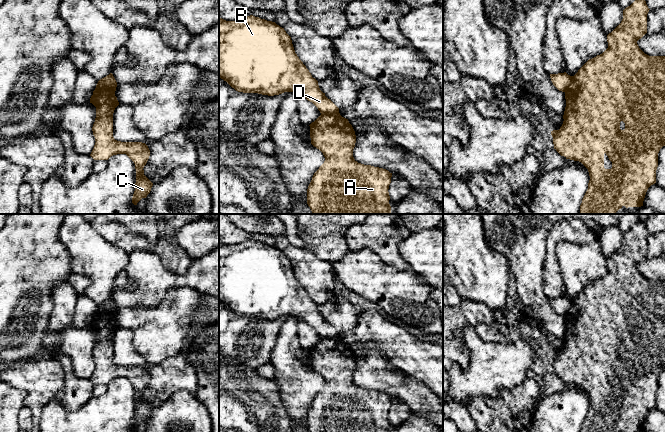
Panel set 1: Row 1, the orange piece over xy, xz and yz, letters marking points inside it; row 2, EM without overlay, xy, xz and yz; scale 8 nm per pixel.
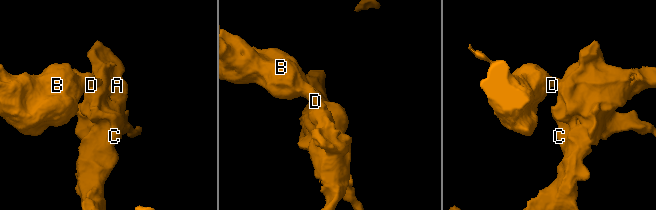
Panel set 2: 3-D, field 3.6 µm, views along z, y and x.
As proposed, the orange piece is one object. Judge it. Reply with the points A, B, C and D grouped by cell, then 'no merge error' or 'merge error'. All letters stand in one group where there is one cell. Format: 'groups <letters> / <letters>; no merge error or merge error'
groups A C / B D; merge error

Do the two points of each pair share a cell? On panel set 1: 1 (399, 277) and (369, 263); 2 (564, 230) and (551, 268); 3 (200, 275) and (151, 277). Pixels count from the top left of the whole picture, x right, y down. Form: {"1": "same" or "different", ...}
{"1": "same", "2": "same", "3": "same"}

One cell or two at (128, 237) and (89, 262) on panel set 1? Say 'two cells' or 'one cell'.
two cells

